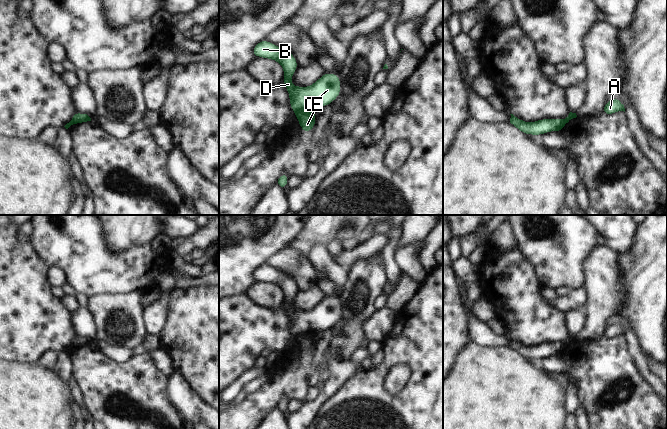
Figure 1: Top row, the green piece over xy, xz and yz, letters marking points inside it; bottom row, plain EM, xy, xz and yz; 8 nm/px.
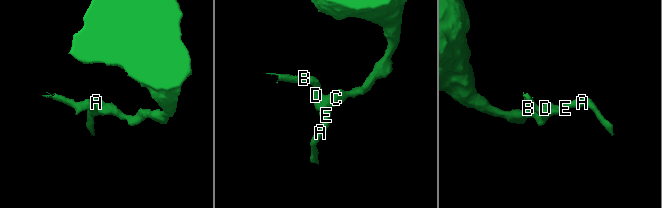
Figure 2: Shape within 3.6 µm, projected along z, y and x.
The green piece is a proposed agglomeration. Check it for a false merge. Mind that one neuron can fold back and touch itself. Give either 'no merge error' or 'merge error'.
merge error

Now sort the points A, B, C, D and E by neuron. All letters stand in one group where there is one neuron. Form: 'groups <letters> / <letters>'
groups A E / B C D

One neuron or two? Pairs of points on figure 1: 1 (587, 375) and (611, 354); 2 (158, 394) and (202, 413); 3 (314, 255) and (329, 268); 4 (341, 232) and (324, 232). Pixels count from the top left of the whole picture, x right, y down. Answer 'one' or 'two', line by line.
1: one
2: two
3: one
4: one

